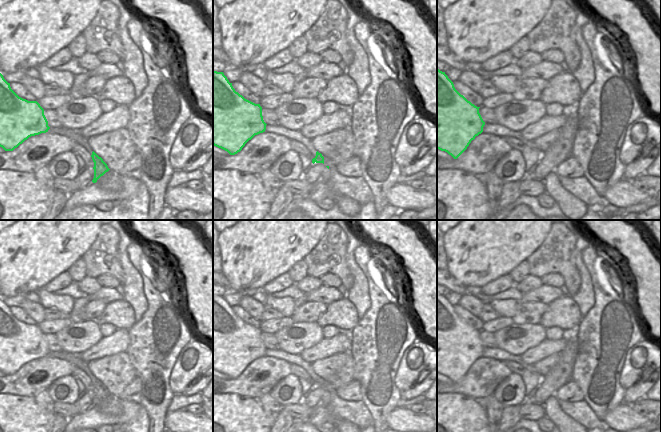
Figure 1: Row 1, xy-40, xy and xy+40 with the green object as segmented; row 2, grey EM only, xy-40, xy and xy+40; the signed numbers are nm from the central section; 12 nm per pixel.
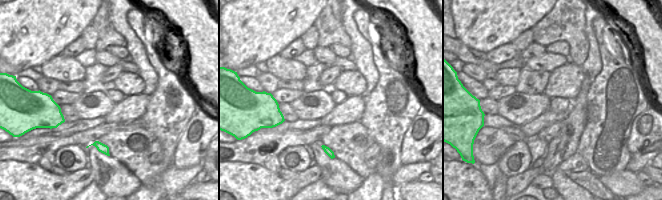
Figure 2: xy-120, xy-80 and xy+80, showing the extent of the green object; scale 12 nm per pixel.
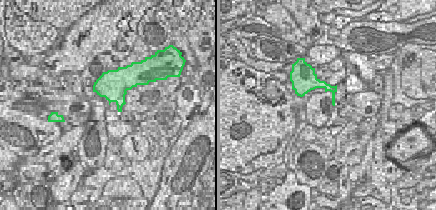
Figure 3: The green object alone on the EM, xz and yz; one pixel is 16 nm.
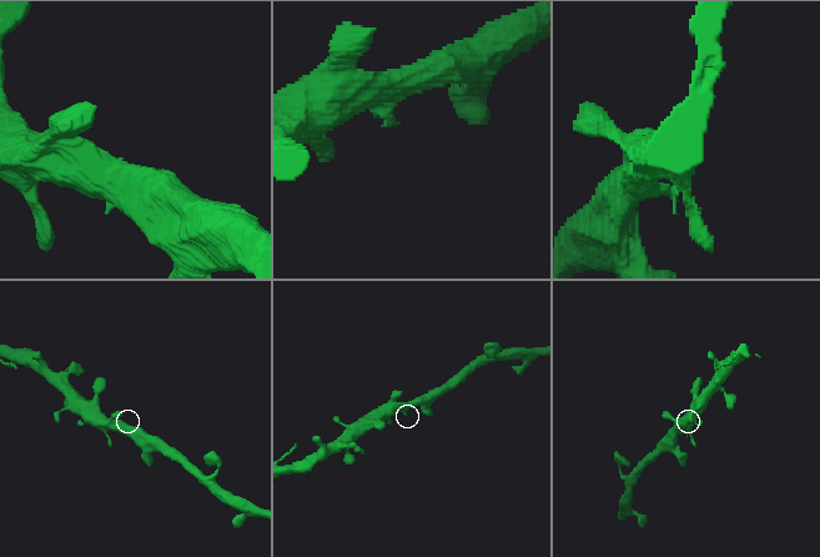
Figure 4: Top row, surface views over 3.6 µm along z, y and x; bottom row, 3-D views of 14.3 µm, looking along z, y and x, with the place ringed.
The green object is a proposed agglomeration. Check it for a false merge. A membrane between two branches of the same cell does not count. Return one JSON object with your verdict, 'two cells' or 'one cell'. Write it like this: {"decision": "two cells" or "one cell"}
{"decision": "two cells"}

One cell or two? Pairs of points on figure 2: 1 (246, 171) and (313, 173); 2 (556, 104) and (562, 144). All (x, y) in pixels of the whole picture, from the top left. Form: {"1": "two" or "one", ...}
{"1": "one", "2": "two"}

